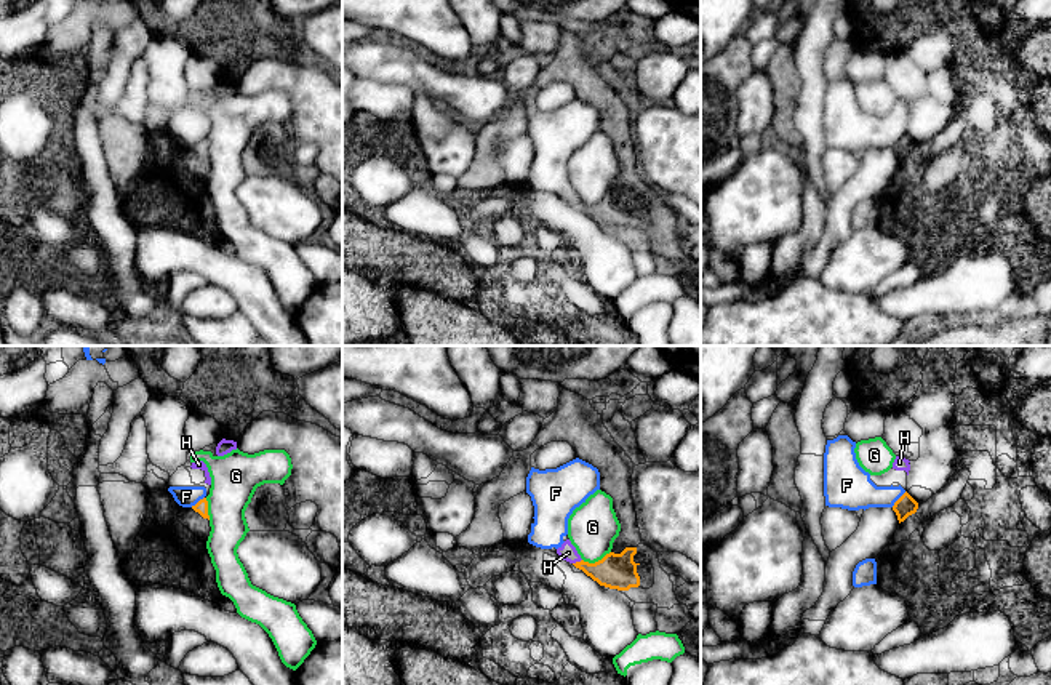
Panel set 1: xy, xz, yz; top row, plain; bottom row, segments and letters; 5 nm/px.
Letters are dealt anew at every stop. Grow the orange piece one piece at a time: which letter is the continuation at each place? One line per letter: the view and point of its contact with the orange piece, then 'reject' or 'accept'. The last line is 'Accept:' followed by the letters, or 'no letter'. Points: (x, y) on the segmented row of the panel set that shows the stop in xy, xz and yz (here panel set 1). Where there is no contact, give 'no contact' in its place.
F: meets orange in yz at (898, 500); reject
G: meets orange in xz at (595, 562); reject
H: meets orange in xz at (576, 562); reject
Accept: no letter

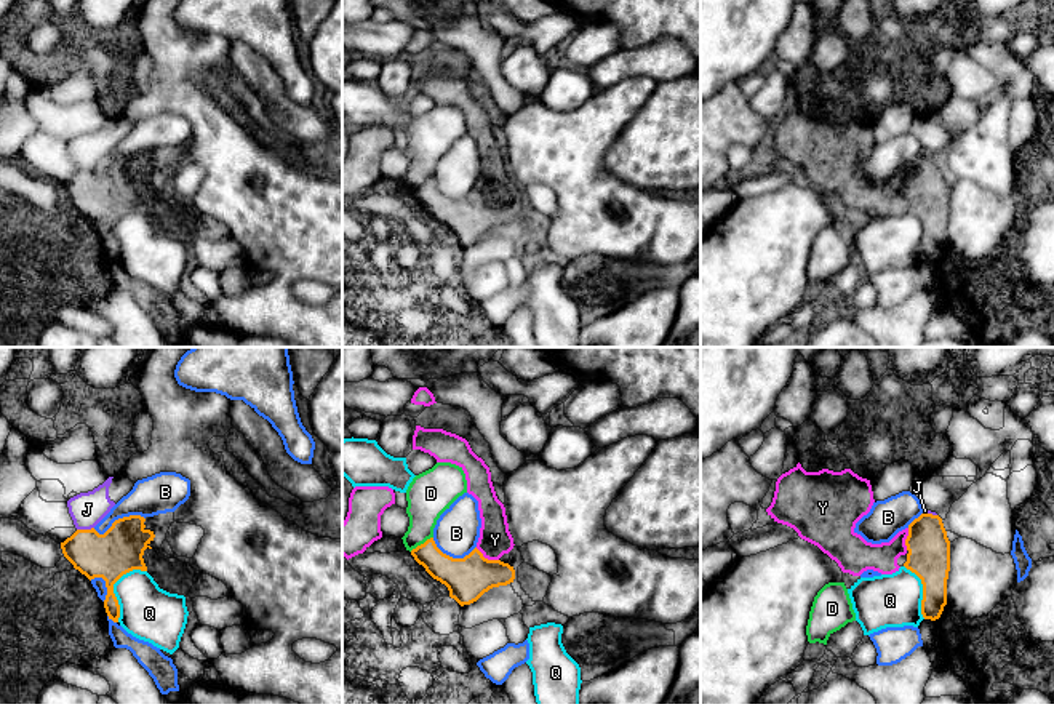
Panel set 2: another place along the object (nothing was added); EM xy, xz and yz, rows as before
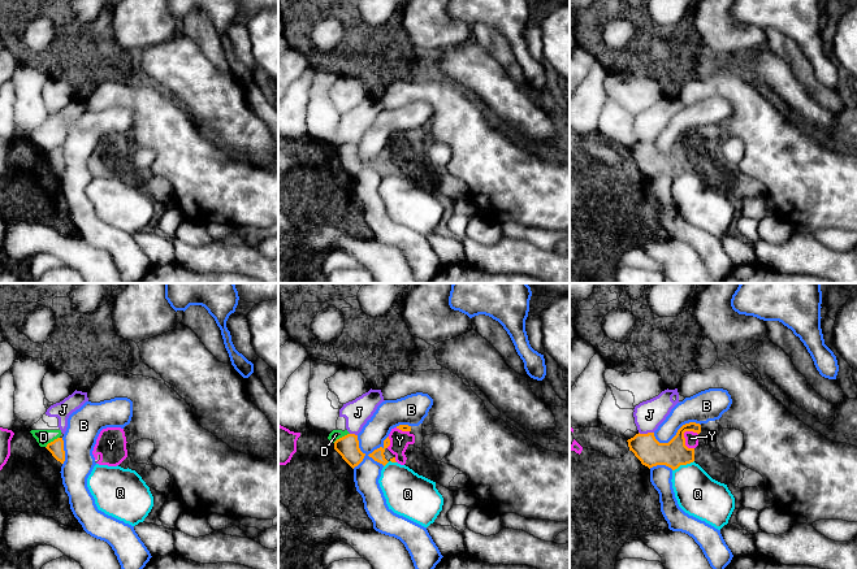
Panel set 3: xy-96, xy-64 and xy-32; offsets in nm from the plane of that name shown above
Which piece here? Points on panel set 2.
B: meets orange in xy at (119, 519); reject
D: meets orange in xz at (421, 544); reject
J: meets orange in xy at (85, 530); reject
Q: meets orange in xy at (112, 588); reject
Y: meets orange in xz at (487, 559); accept
Accept: Y

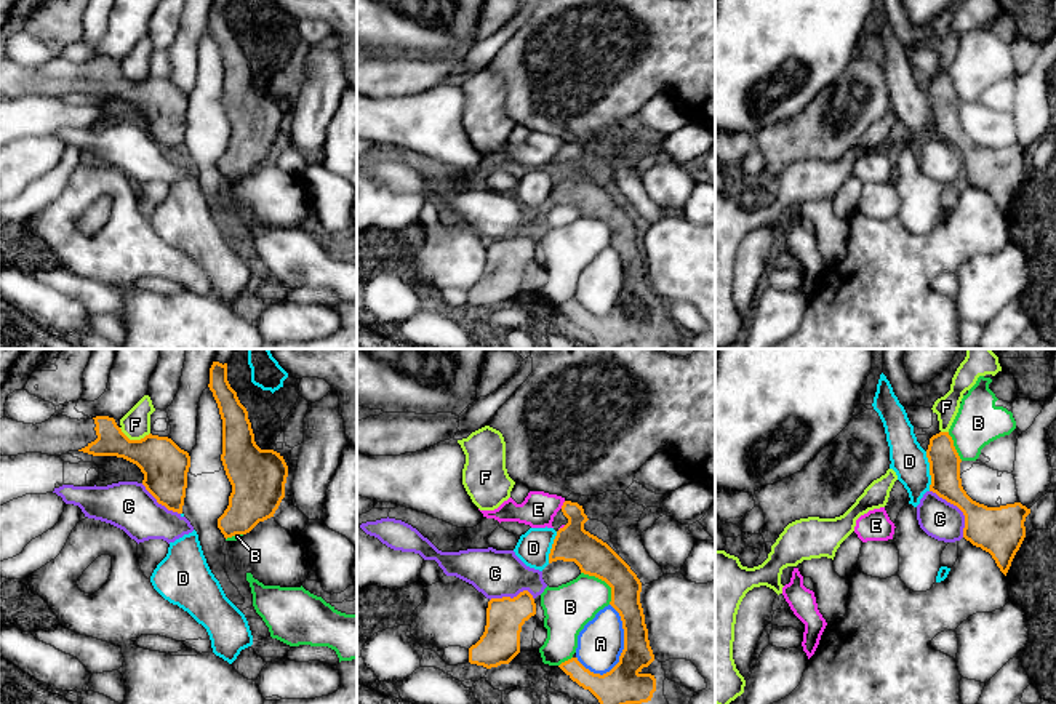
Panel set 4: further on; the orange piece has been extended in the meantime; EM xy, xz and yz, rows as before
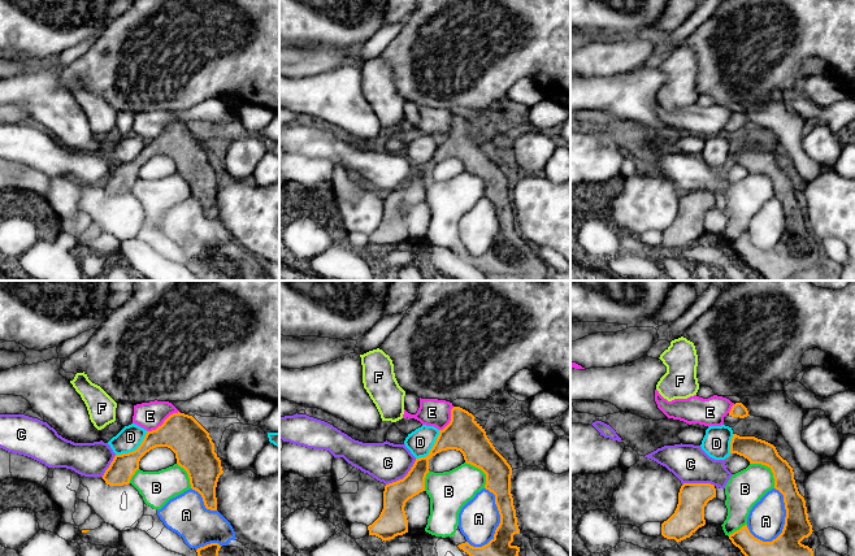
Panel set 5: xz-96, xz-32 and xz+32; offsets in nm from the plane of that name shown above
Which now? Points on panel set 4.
A: meets orange in xz at (624, 642); reject
B: meets orange in xz at (604, 580); reject
C: meets orange in yz at (959, 508); reject
D: meets orange in yz at (930, 471); reject
E: meets orange in xz at (564, 504); reject
F: meets orange in xy at (135, 440); reject
Accept: no letter

